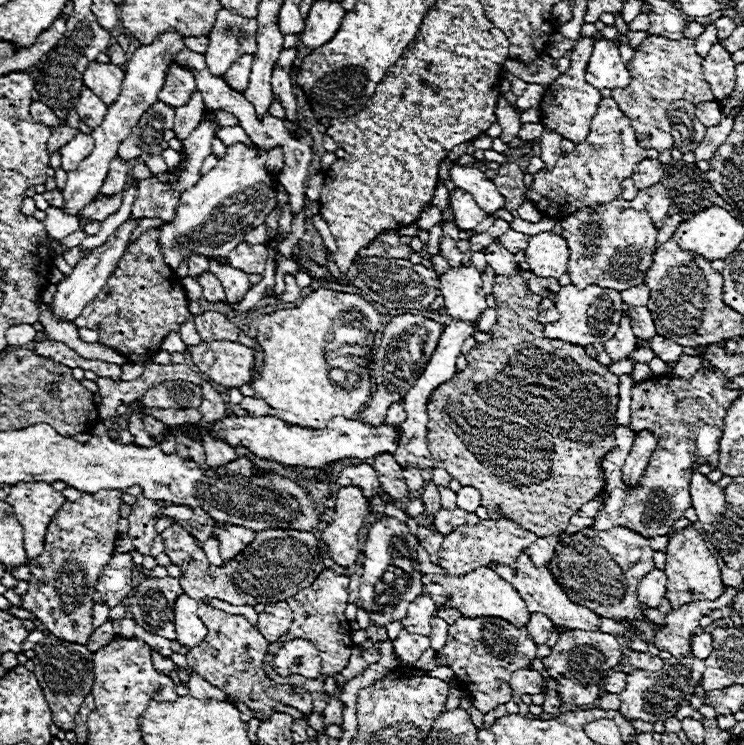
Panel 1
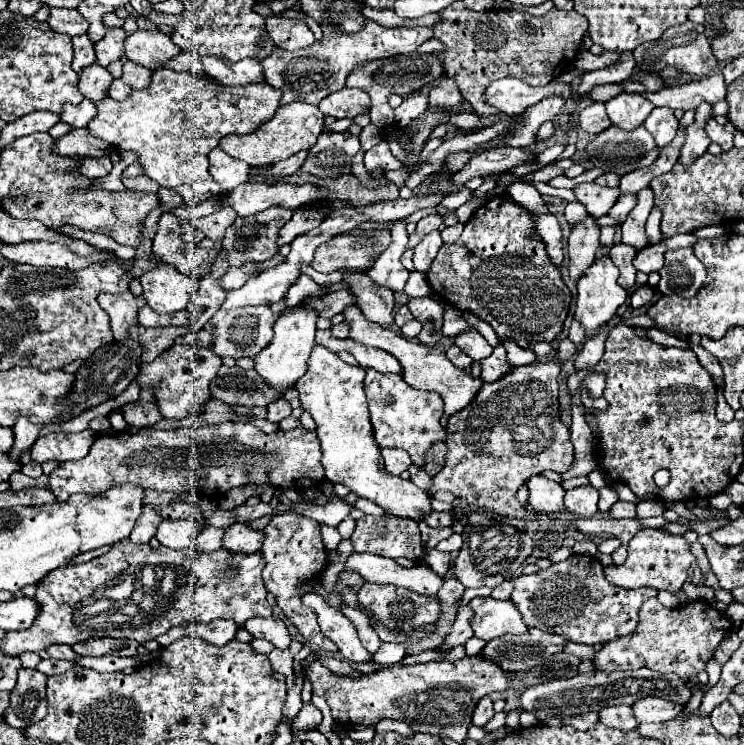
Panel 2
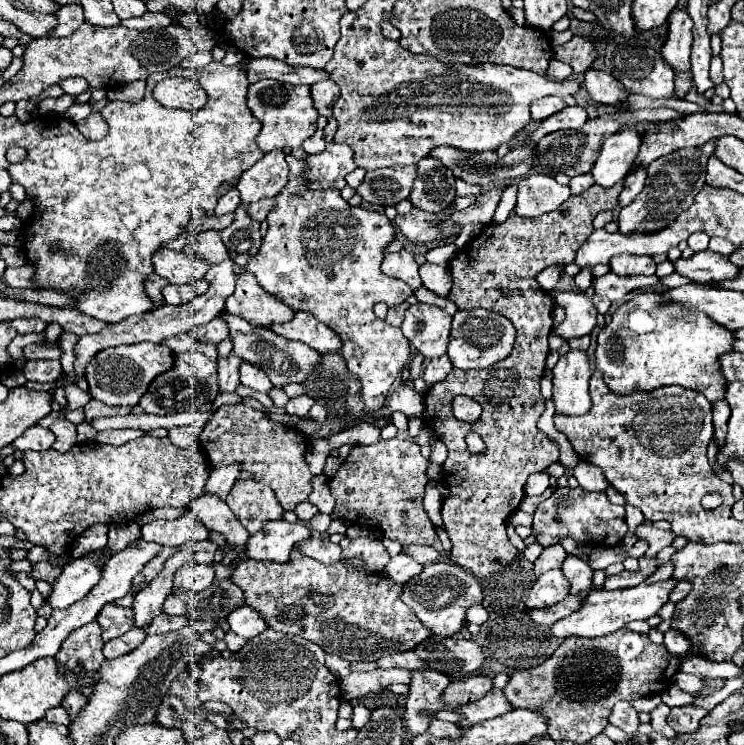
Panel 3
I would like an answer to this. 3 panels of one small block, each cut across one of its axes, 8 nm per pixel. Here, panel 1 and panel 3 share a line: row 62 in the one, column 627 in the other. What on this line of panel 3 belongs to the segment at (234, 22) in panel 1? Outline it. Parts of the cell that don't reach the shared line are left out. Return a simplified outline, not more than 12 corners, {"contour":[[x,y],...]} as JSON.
{"contour":[[682,148],[654,160],[620,210],[620,232],[656,232],[692,206],[708,156]]}

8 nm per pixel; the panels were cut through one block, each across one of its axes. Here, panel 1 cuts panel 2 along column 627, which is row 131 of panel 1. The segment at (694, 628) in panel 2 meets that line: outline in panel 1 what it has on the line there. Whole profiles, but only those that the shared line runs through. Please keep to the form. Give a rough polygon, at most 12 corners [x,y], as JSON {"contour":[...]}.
{"contour":[[648,36],[612,90],[642,148],[670,150],[676,100],[714,100],[694,40]]}

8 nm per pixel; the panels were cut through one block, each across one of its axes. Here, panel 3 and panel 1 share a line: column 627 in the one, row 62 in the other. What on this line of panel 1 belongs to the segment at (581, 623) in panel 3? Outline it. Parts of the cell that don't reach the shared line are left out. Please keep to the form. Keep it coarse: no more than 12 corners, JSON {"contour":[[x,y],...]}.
{"contour":[[596,40],[586,82],[624,88],[632,80],[614,40]]}

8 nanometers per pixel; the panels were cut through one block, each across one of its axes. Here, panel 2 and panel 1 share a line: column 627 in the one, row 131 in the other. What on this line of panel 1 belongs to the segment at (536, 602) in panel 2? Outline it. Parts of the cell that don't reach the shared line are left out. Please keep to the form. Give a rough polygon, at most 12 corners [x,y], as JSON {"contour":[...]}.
{"contour":[[602,98],[586,140],[526,198],[562,220],[620,196],[646,150]]}

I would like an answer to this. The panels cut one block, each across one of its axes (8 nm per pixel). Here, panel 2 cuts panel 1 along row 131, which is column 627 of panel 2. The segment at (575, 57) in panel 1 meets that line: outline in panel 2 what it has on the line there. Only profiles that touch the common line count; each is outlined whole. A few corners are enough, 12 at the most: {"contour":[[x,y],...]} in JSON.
{"contour":[[640,530],[610,584],[678,592],[694,564],[684,536]]}

